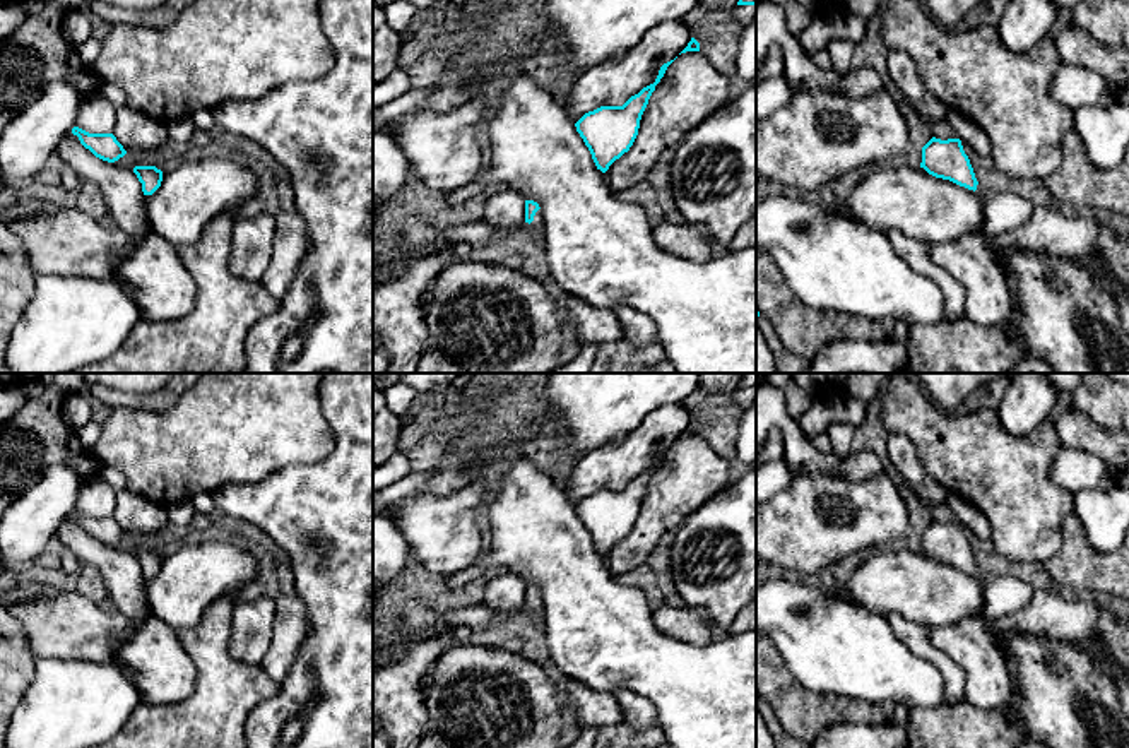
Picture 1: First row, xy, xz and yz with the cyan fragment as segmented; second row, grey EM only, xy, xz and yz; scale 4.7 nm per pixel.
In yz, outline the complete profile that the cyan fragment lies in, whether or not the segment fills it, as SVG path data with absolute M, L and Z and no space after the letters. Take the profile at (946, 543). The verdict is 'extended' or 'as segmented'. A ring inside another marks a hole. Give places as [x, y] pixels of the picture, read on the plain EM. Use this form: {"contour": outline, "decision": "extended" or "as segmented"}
{"contour": "M932 520L922 531L922 546L929 558L949 563L973 573L985 589L984 621L994 621L1025 608L1033 597L1033 587L1021 577L994 575L982 570L973 556L960 522L941 524Z", "decision": "extended"}

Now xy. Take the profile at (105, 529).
{"contour": "M74 510L72 517L79 520L86 532L103 544L115 546L127 537L113 517L89 517L79 510Z", "decision": "as segmented"}

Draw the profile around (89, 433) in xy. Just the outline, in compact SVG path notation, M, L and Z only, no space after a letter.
M96 421L86 423L79 431L79 442L84 448L92 450L101 435L101 424Z

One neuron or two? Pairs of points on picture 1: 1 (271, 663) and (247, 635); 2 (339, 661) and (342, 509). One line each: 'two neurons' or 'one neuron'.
1: two neurons
2: one neuron

